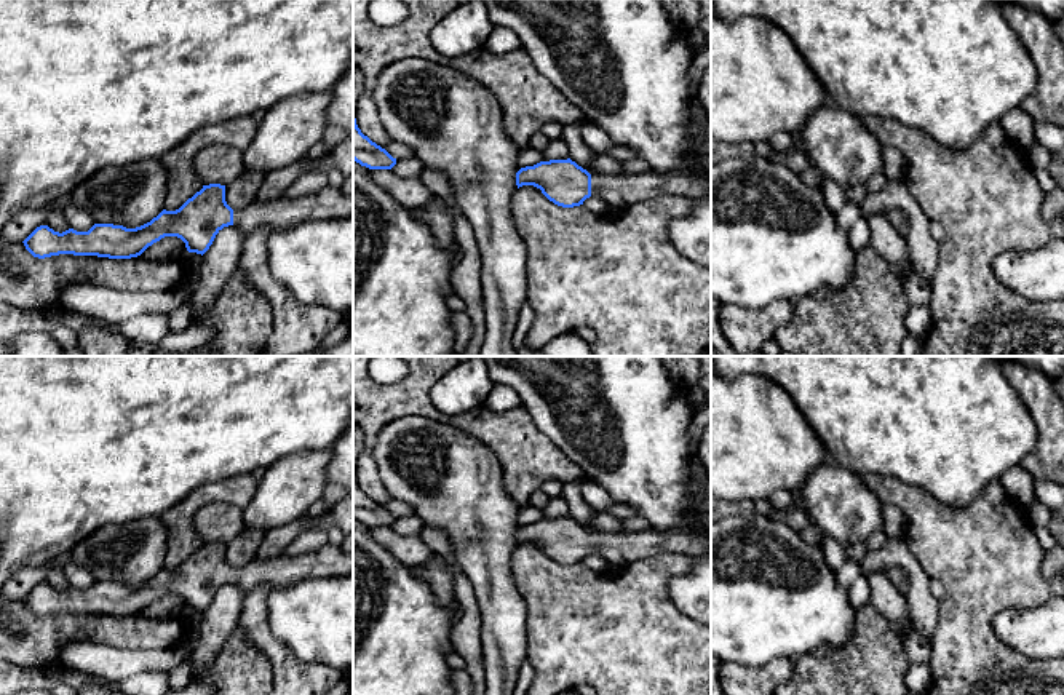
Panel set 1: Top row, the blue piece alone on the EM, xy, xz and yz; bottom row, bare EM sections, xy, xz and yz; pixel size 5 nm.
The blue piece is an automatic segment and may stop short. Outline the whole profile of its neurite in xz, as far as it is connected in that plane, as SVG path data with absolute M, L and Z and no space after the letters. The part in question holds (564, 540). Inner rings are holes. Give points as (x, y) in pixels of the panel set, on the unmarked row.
M695 511L693 519L676 530L590 532L570 516L540 519L516 530L518 546L534 543L558 564L583 562L593 551L613 567L649 561L661 554L700 554L711 550L711 514Z

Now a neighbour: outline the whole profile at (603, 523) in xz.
M598 513L590 522L588 522L590 532L598 534L613 534L621 532L621 519L605 513Z

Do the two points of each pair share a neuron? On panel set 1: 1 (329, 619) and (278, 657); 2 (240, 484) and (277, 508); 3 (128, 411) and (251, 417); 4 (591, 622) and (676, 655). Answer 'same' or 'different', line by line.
1: different
2: different
3: same
4: same

